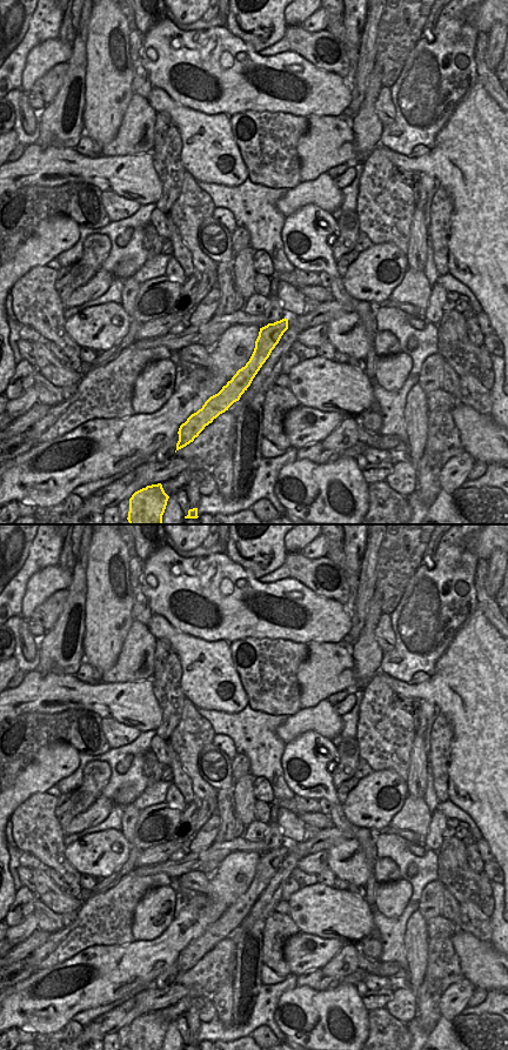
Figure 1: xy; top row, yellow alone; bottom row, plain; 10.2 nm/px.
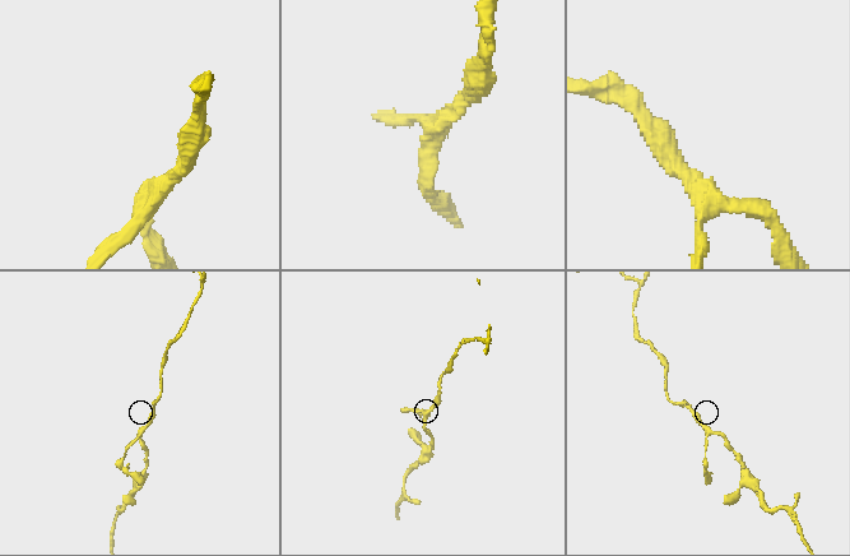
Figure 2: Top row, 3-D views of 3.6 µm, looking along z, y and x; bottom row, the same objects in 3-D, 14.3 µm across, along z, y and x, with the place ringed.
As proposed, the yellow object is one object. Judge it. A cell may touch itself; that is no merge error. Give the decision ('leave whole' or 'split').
leave whole

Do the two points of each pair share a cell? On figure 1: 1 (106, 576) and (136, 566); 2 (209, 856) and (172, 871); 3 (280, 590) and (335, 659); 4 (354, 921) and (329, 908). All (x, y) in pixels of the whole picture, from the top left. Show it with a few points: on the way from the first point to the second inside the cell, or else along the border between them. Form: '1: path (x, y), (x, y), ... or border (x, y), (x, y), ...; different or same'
1: border (131, 559), (129, 577); different
2: path (200, 861), (193, 861), (181, 867); same
3: border (338, 642), (308, 644); different
4: path (348, 918), (335, 914); same

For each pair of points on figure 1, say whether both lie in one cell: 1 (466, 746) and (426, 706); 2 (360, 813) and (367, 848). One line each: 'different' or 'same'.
1: different
2: different

